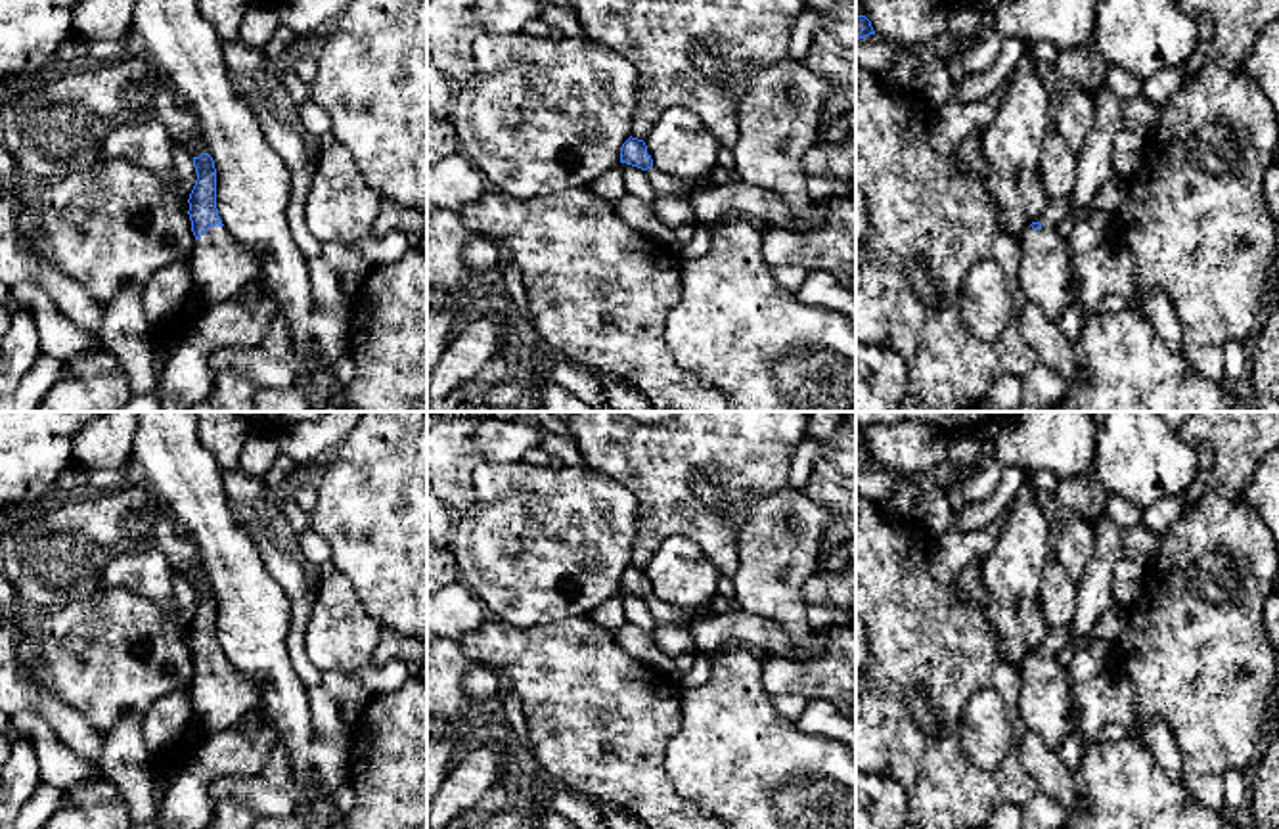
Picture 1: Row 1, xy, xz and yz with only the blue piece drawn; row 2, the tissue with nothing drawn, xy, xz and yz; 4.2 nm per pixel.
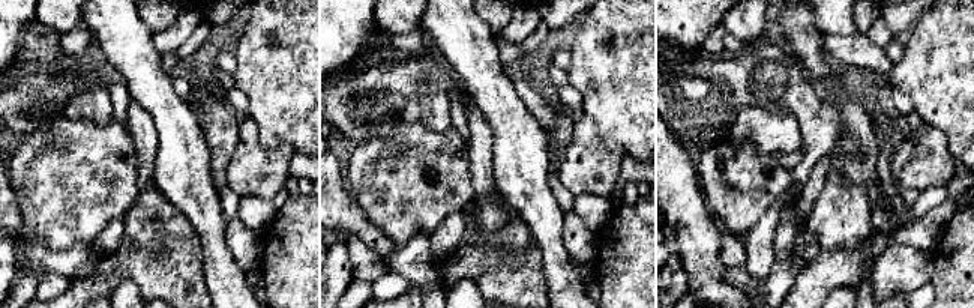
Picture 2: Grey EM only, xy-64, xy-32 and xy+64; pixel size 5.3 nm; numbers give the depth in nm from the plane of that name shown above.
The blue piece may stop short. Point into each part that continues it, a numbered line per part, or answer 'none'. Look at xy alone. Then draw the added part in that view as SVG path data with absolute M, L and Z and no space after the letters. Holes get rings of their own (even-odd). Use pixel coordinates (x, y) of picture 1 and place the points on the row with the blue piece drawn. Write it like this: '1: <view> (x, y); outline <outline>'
1: xy (221, 268); outline M211 226L188 260L191 291L209 306L234 301L249 283L262 283L260 266L224 226Z

